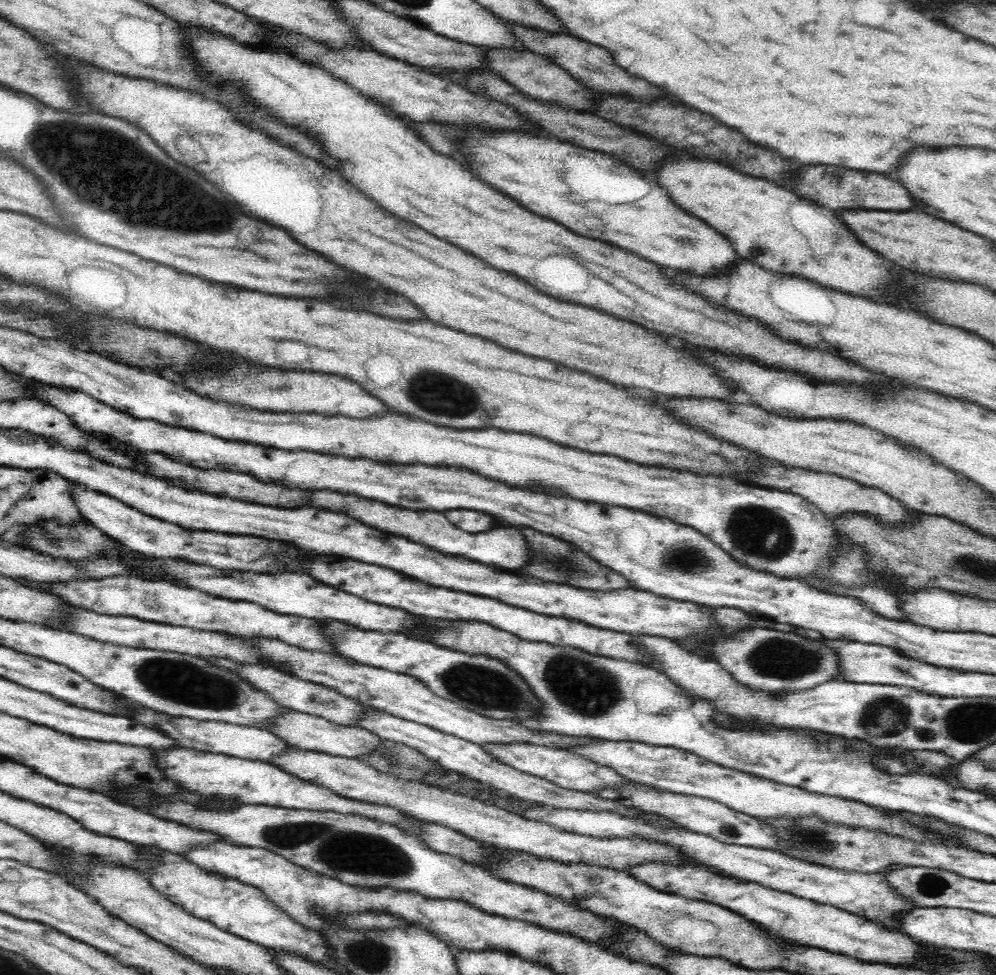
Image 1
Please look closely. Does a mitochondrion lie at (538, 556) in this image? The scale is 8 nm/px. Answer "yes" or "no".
yes

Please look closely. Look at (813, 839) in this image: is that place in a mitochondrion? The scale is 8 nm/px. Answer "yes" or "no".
yes

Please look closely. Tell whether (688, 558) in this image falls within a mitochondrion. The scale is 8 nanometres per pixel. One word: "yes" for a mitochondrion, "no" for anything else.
yes

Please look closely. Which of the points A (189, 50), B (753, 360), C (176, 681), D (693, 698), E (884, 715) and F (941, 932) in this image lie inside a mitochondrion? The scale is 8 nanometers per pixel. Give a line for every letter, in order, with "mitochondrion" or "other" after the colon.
A: other
B: other
C: mitochondrion
D: other
E: mitochondrion
F: other

